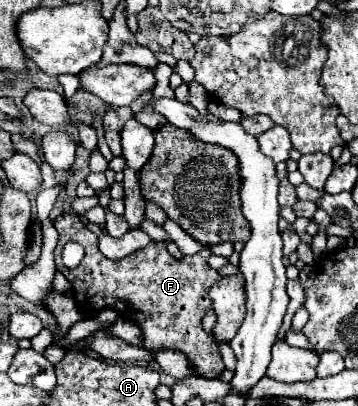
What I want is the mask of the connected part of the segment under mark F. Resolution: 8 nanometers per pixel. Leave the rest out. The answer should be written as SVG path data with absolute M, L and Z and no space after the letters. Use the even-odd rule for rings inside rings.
M76 214L58 216L54 220L54 228L60 236L54 250L56 268L68 278L84 318L112 308L120 318L134 320L142 328L144 346L148 350L180 350L204 378L216 378L224 370L214 338L202 328L202 316L210 308L208 290L222 278L206 262L210 256L208 248L194 256L176 260L170 256L164 242L152 240L146 248L140 248L120 260L108 260L98 250L98 236L86 228ZM66 242L78 242L86 250L80 266L72 270L62 266L62 248Z

